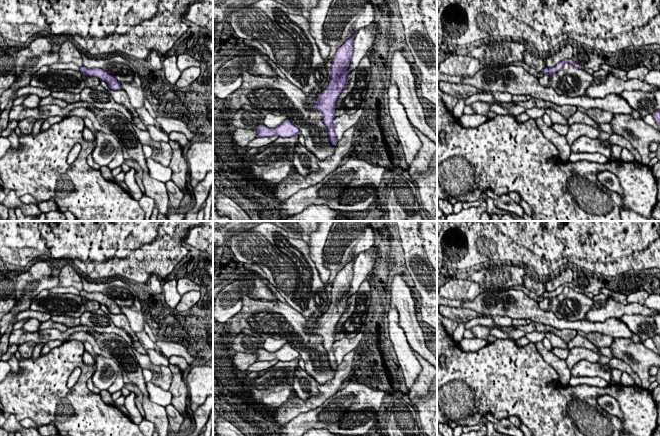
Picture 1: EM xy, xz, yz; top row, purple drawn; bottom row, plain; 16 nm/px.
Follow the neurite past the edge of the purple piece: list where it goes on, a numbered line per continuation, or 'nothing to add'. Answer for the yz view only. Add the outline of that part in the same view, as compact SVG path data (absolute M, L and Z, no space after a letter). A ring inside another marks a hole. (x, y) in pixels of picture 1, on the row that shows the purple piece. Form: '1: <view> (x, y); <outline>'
nothing to add

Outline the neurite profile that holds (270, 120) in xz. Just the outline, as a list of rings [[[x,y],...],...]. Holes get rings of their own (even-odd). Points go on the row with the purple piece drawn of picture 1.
[[[267,114],[264,117],[263,125],[265,125],[268,128],[275,128],[279,126],[281,123],[283,123],[285,120],[287,120],[286,116]]]

